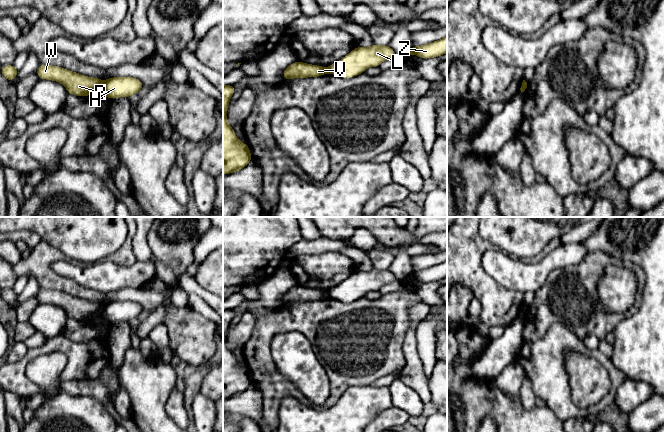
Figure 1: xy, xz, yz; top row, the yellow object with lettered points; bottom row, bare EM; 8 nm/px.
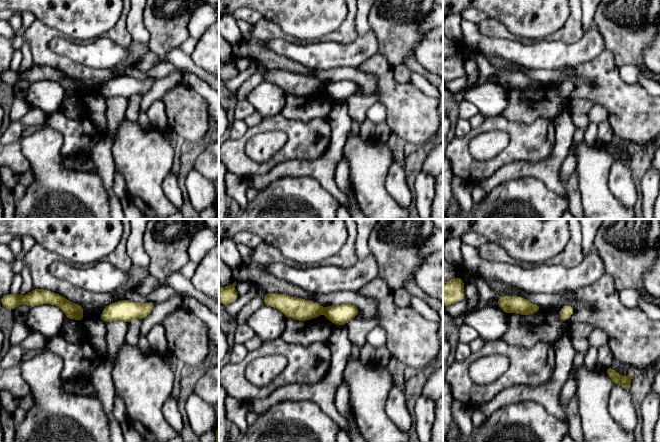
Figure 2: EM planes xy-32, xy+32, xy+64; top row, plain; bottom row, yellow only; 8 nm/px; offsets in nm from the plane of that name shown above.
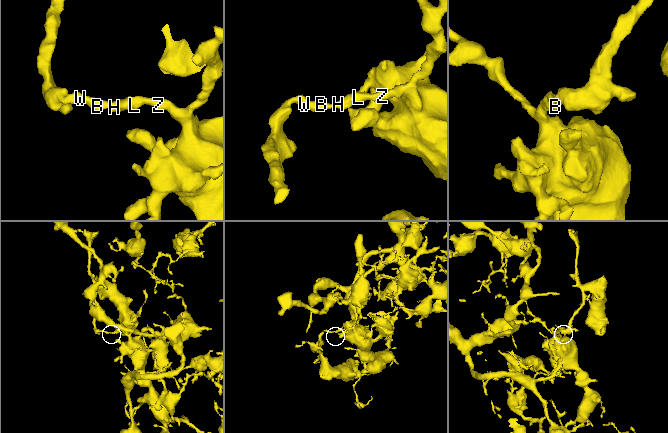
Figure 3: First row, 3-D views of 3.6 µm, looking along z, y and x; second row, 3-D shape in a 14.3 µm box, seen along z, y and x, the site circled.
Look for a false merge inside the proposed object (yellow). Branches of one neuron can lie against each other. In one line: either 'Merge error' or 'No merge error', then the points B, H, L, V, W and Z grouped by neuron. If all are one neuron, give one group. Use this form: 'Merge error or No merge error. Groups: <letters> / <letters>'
Merge error. Groups: B V W / H L Z

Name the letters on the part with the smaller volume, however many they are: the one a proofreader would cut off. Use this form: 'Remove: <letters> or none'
Remove: B, V, W

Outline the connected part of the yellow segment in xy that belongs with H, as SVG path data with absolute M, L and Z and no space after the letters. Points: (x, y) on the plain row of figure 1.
M113 301L103 306L100 316L107 322L114 323L119 321L127 321L138 316L143 312L143 307L134 301Z

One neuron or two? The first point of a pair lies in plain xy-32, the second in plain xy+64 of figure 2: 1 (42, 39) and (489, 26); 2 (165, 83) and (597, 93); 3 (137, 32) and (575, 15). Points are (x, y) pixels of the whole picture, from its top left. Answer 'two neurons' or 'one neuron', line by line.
1: one neuron
2: two neurons
3: two neurons

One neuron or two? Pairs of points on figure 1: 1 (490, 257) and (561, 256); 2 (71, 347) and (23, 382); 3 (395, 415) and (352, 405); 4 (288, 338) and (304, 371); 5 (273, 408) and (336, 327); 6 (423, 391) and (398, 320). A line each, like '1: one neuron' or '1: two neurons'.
1: one neuron
2: one neuron
3: two neurons
4: one neuron
5: one neuron
6: two neurons

